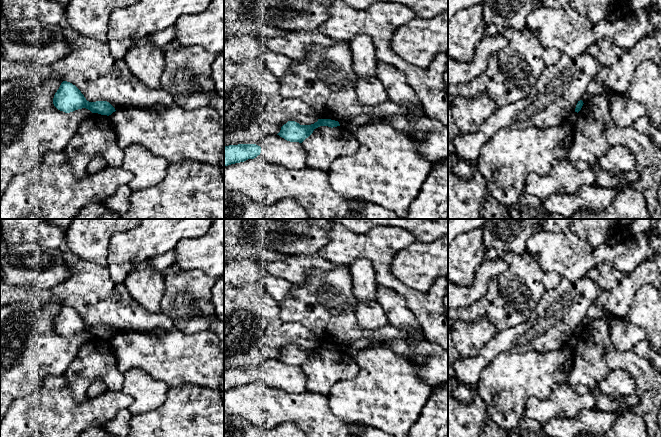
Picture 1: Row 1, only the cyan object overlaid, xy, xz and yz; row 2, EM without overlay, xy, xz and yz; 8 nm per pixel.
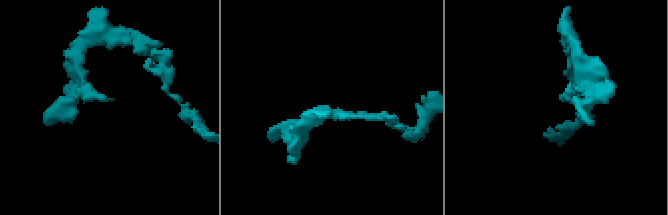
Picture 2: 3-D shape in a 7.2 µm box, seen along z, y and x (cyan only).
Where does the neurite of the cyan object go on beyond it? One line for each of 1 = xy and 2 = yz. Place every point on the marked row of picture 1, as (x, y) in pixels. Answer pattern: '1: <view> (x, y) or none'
1: none
2: none

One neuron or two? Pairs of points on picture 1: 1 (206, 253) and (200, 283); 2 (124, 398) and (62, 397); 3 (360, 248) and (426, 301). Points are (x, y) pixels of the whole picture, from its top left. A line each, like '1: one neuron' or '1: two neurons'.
1: two neurons
2: one neuron
3: one neuron

